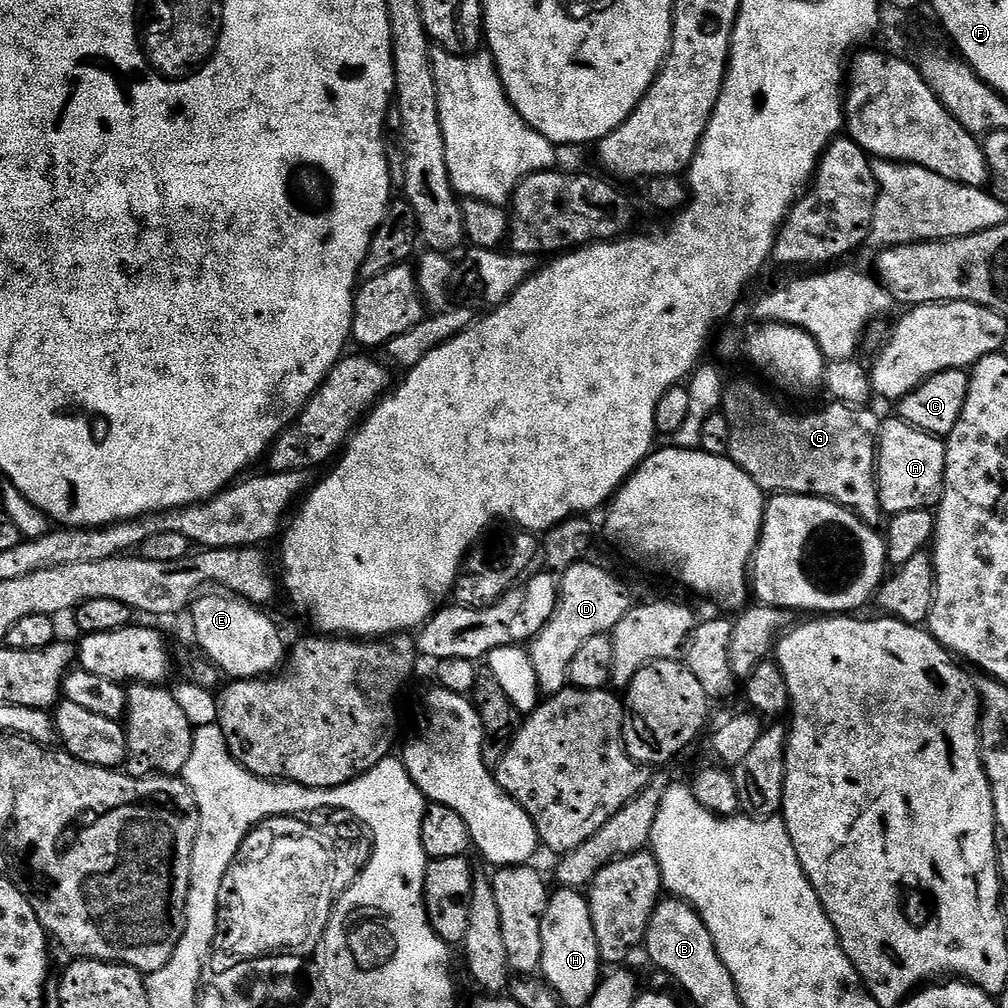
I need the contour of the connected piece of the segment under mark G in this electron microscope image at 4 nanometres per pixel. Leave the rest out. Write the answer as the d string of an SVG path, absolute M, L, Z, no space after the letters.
M732 384L727 385L722 411L724 417L730 422L730 450L728 451L728 459L735 462L739 468L746 470L746 474L750 474L750 478L754 478L754 482L764 491L765 494L787 494L790 496L820 496L823 500L833 500L836 504L841 504L844 508L848 508L859 518L865 520L867 524L879 525L880 516L882 517L882 509L880 507L880 486L876 482L876 453L878 451L878 437L880 435L881 417L876 417L871 412L871 407L852 408L848 404L829 403L829 408L820 408L817 412L804 412L799 416L796 412L787 412L784 408L779 408L762 389L756 384Z

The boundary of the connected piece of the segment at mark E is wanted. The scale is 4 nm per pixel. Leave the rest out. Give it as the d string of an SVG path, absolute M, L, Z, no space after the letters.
M212 590L191 605L191 612L192 632L196 635L197 646L225 677L259 680L279 672L285 663L286 644L284 648L284 636L279 626L264 613L267 611L243 600L241 596Z

